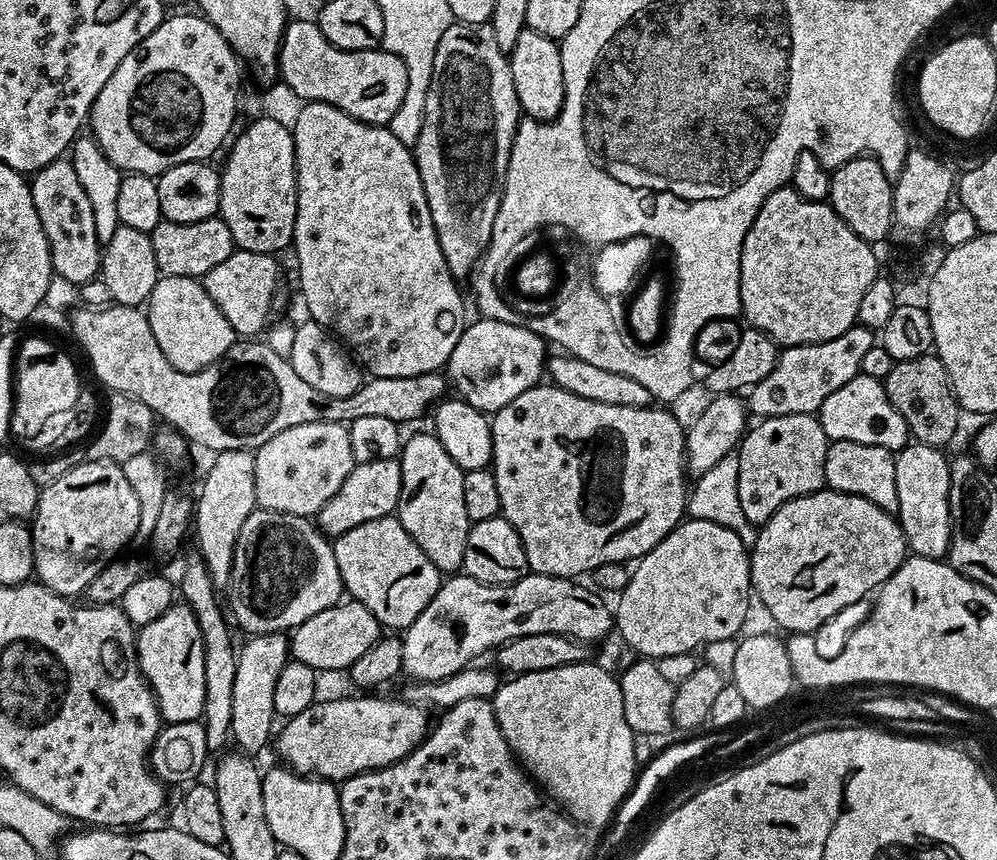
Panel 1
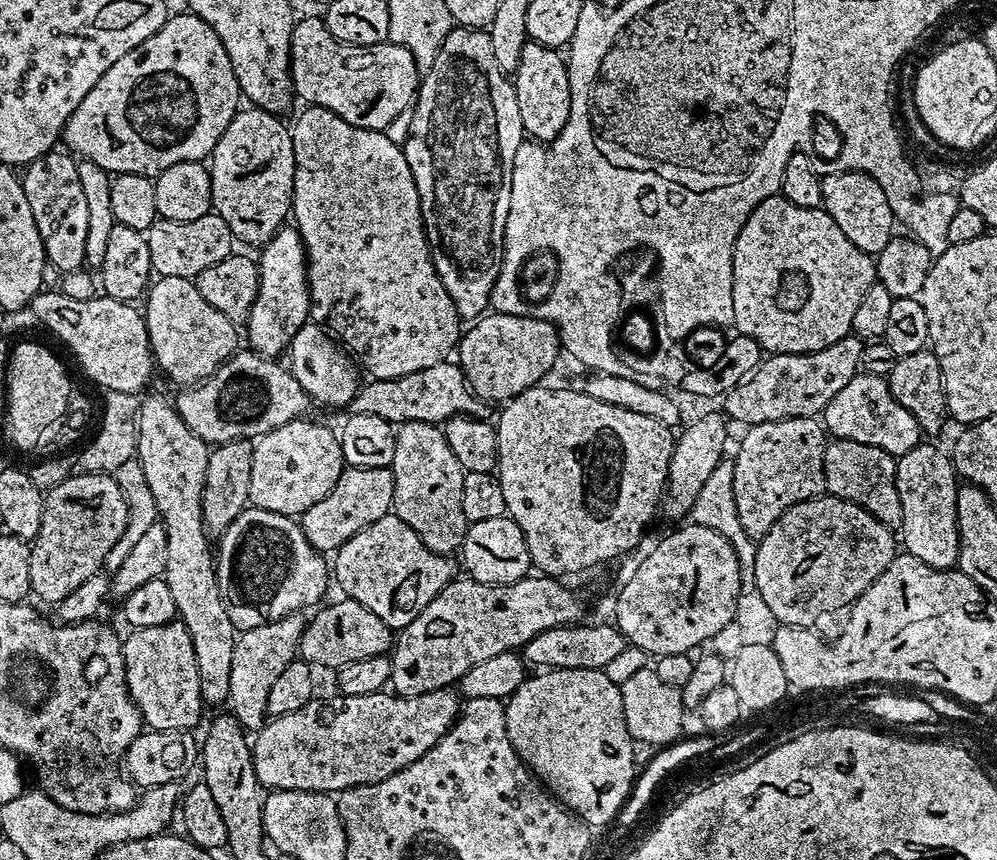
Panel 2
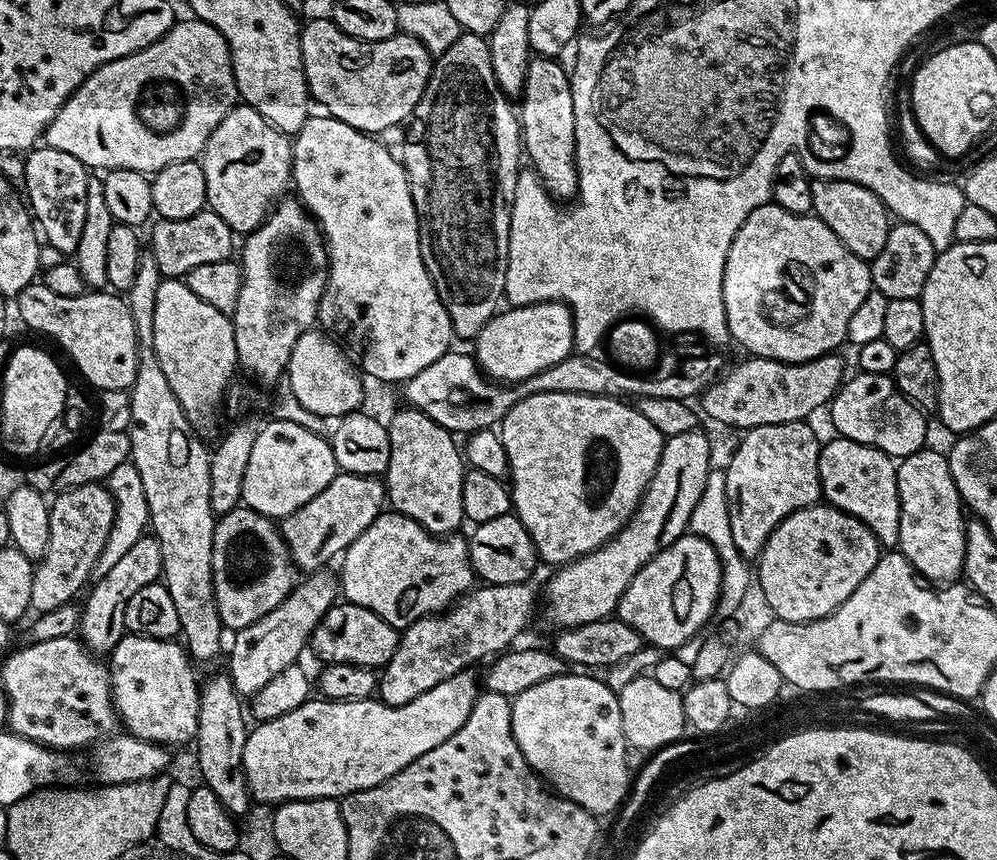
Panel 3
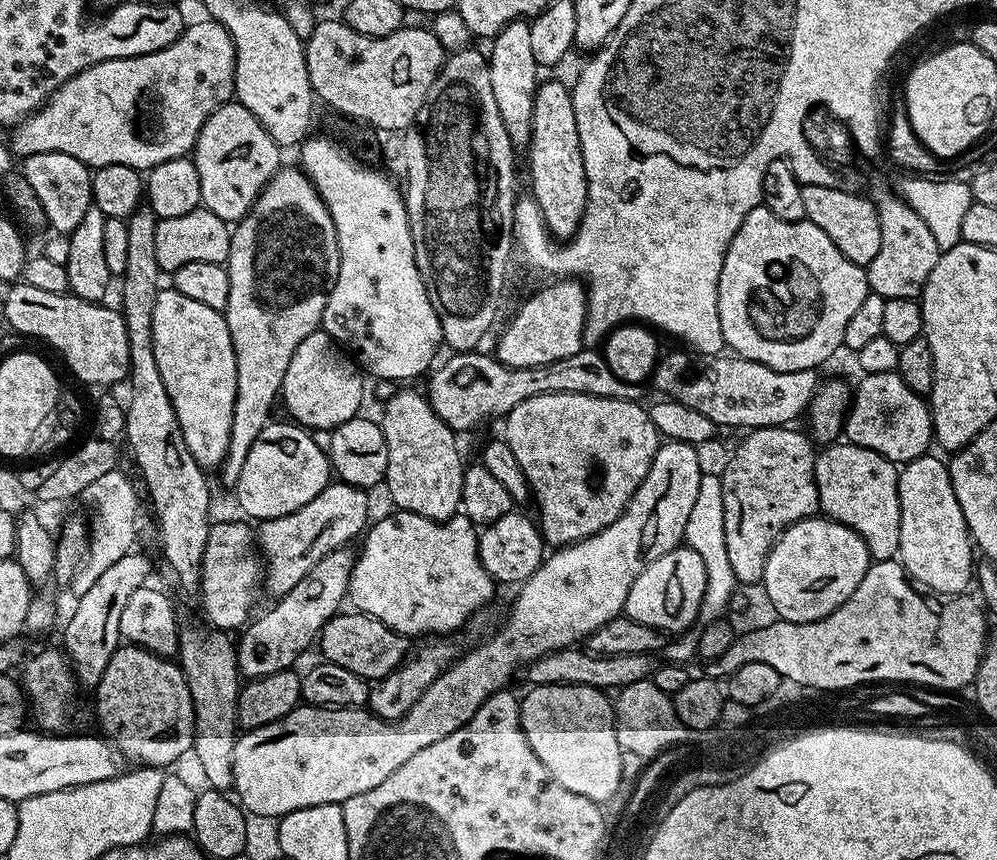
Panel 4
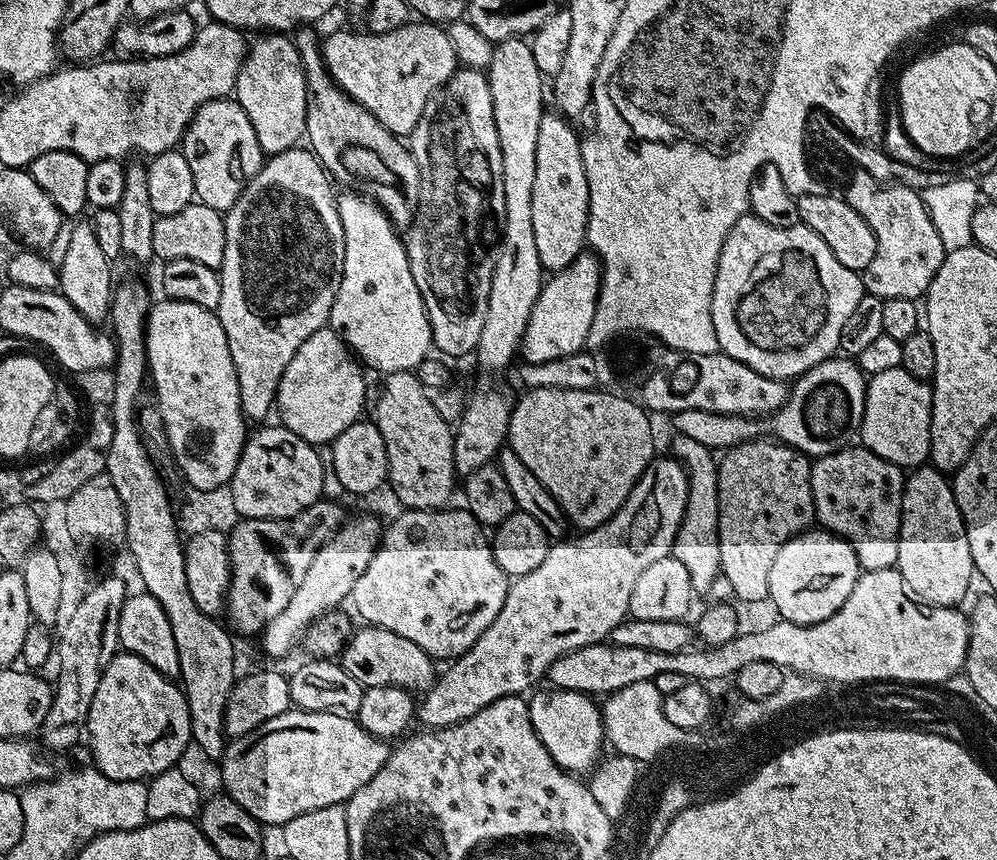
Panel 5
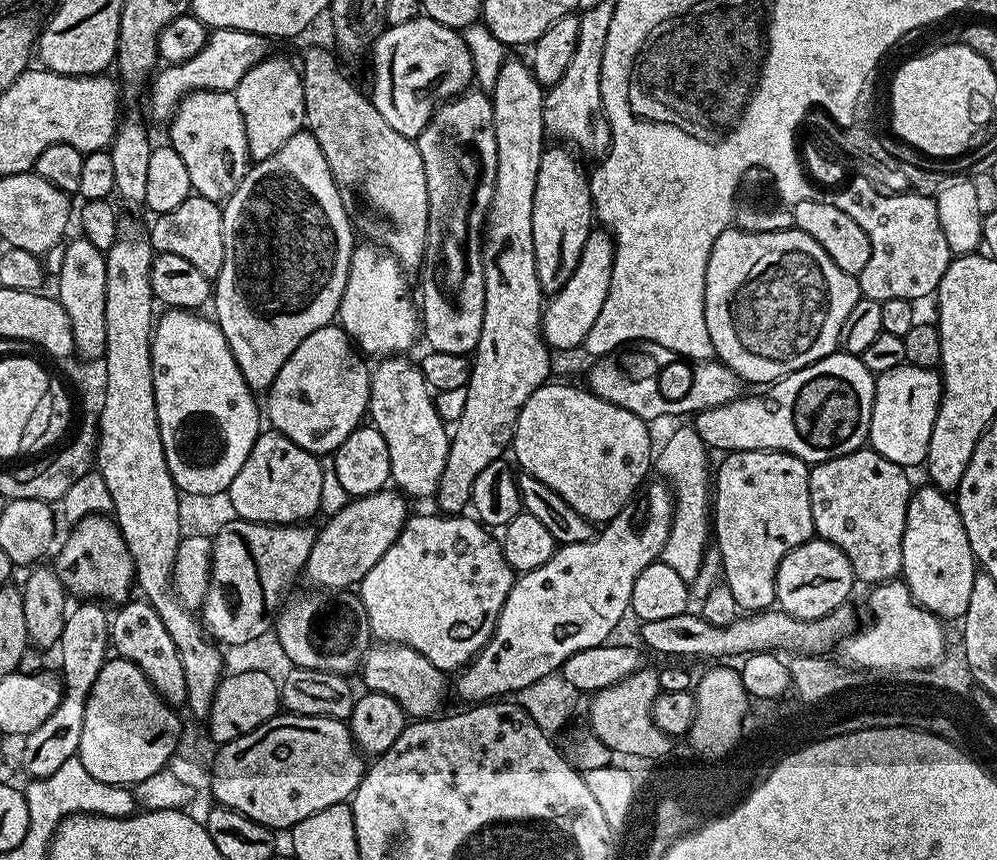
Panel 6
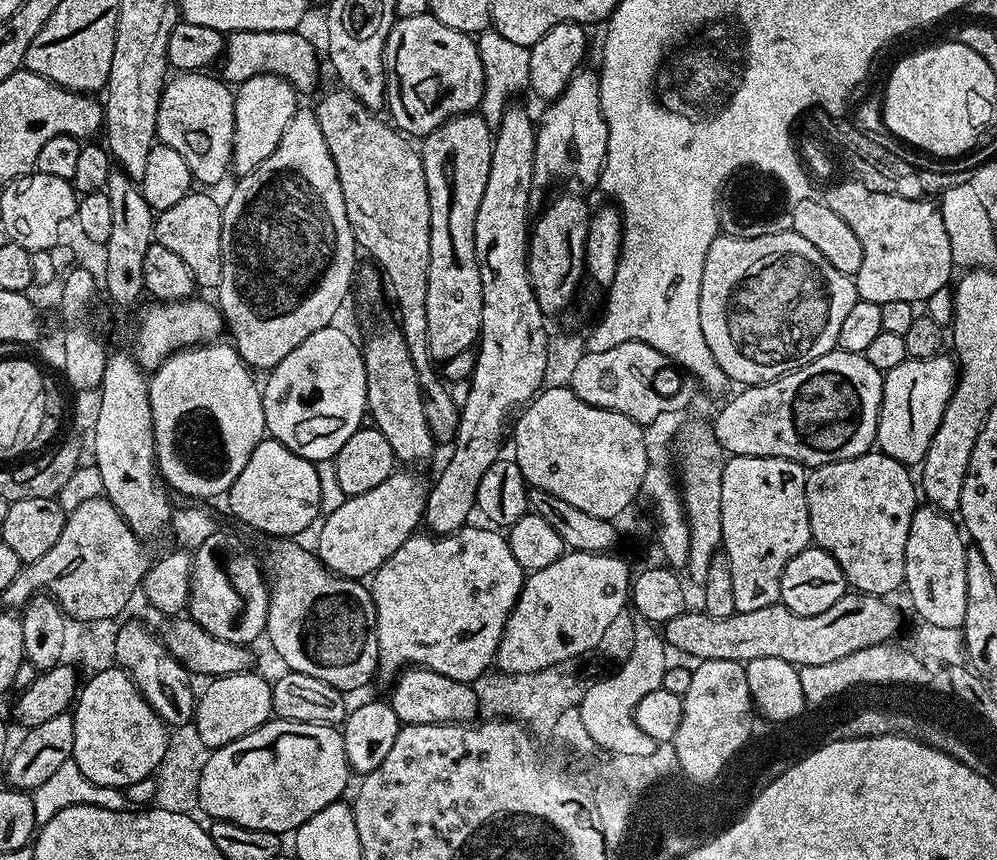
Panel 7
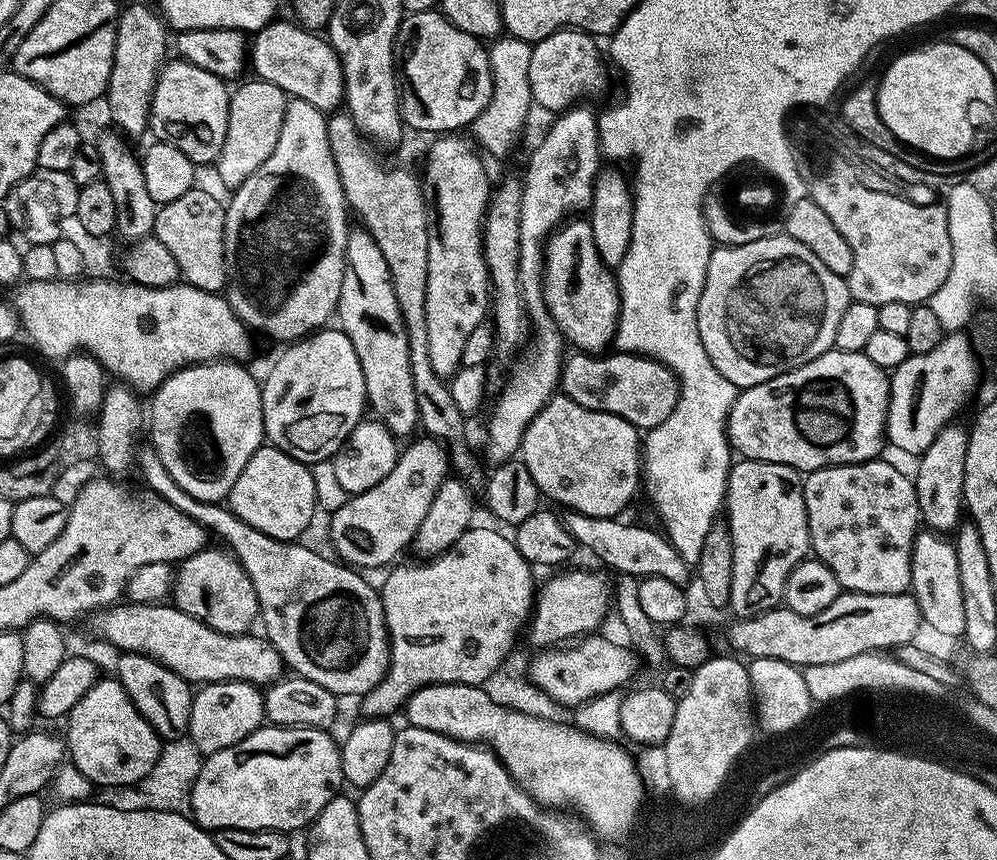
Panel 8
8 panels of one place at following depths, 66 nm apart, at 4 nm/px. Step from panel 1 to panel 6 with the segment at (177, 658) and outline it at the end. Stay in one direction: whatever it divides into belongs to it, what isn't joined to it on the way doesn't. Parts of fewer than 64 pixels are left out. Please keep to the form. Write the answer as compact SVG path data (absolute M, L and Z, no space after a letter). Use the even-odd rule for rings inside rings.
M108 658L104 661L92 691L92 696L86 702L80 746L84 750L88 747L100 748L102 755L109 756L108 772L101 771L100 780L107 784L134 786L141 778L150 778L150 774L165 771L170 759L177 754L176 747L182 733L181 713L166 704L152 689L146 674L142 674L134 662ZM103 688L108 692L100 692ZM100 715L108 716L108 720L100 721ZM119 720L124 725L116 724ZM127 756L128 764L120 768L120 760Z

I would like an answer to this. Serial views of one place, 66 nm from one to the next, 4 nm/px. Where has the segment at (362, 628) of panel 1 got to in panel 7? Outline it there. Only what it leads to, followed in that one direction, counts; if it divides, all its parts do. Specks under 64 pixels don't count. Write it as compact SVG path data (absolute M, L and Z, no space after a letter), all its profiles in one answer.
M409 666L396 677L391 688L390 703L394 714L398 714L401 725L463 724L477 719L478 705L475 687L463 680L446 678L429 668Z

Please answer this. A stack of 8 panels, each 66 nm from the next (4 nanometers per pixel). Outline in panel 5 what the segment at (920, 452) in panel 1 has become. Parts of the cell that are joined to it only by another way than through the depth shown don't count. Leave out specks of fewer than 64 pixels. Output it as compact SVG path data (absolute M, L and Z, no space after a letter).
M921 466L907 473L900 511L896 567L909 593L925 605L954 608L963 605L968 596L972 576L974 580L968 531L949 477L934 467Z

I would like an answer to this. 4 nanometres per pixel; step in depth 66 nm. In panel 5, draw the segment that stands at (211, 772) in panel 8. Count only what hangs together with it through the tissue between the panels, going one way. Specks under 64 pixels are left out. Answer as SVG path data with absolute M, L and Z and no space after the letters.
M289 710L278 714L278 718L270 718L270 722L262 722L250 734L235 737L225 747L219 761L220 779L223 791L246 814L250 814L261 825L288 824L298 814L306 814L310 810L322 810L326 806L343 805L388 760L389 745L374 734L367 732L362 725L351 716L339 716L333 712L301 712Z

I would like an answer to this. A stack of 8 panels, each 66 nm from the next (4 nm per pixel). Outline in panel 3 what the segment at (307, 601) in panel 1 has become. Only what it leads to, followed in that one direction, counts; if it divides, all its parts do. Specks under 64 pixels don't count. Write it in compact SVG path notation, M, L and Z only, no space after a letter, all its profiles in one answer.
M237 506L232 511L223 513L215 523L212 572L214 598L223 627L239 630L258 622L258 618L270 614L270 610L287 599L298 583L298 569L292 562L292 553L273 517L258 514L252 508Z

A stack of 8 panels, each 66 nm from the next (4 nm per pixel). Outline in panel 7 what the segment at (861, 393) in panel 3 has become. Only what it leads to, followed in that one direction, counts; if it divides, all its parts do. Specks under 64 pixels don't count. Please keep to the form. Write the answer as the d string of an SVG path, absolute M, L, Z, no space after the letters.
M948 354L921 360L907 359L884 373L875 447L902 465L919 465L934 438L934 430L938 430L942 422L946 402L950 402L956 388L957 375L958 365Z

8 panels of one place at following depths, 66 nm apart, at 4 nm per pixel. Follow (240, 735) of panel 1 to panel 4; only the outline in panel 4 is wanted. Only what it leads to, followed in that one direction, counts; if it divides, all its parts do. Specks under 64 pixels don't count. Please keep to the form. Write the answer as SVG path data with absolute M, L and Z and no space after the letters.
M345 546L326 554L294 590L275 601L269 612L257 615L239 633L236 644L236 661L240 667L241 677L255 678L281 672L295 665L295 660L317 643L320 631L326 622L341 611L340 603L345 603L348 596L348 583L352 577L352 568L356 564L356 556L351 547Z

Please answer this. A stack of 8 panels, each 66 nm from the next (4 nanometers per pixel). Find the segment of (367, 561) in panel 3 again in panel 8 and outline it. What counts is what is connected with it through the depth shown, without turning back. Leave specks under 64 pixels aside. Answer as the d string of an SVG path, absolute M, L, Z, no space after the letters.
M473 526L450 546L450 550L420 563L424 564L397 563L385 578L384 585L378 588L388 628L388 669L374 690L359 697L359 715L369 720L392 718L399 708L401 711L407 705L411 693L427 684L483 685L517 647L516 635L525 631L532 615L533 565L518 554L509 537L507 540L492 528Z

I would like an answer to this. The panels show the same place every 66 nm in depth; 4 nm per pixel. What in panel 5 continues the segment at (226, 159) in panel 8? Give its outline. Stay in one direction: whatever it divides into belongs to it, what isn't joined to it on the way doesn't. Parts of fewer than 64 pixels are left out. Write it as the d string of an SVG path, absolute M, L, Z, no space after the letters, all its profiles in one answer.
M264 34L261 40L252 40L248 55L244 57L244 68L236 79L234 98L246 110L254 134L258 134L258 144L268 156L277 156L297 147L306 136L306 78L302 70L300 55L296 49L295 39L288 34Z

